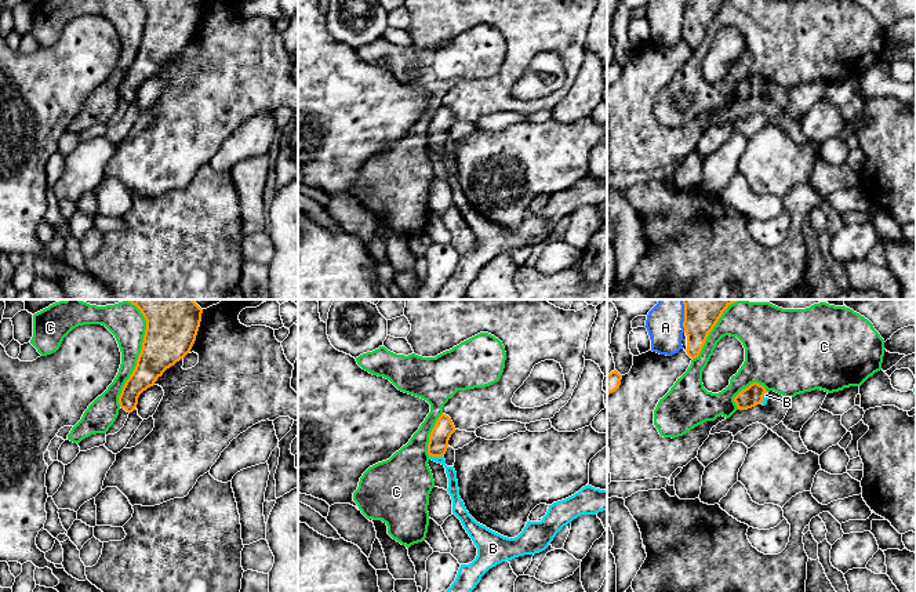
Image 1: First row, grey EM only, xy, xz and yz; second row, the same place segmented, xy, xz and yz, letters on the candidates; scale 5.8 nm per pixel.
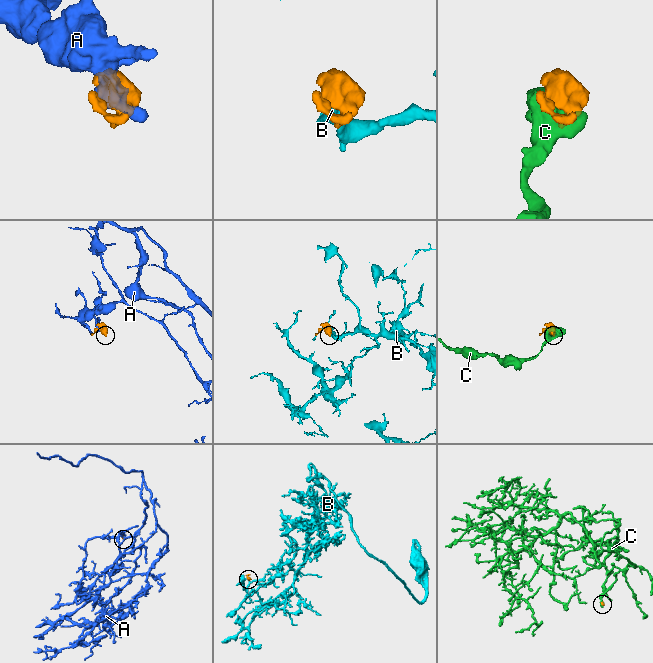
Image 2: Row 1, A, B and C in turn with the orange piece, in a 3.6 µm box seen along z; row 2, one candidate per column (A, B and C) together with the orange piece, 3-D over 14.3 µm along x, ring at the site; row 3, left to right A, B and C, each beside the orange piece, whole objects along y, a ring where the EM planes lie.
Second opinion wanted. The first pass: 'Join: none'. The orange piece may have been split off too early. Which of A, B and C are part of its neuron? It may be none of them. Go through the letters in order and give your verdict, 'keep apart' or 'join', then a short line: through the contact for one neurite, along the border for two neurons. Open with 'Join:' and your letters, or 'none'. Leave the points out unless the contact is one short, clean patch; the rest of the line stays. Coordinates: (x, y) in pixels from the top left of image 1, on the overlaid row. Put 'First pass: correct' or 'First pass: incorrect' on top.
First pass: incorrect
Join: B
A: keep apart
B: join; line xz (439, 438), (436, 456), (450, 471), (453, 489)
C: keep apart

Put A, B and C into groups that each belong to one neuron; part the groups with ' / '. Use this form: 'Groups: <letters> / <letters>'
Groups: A / B / C

